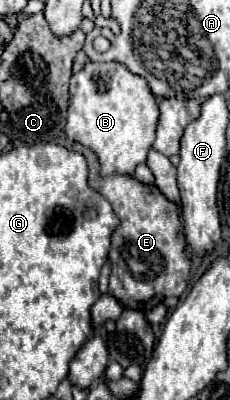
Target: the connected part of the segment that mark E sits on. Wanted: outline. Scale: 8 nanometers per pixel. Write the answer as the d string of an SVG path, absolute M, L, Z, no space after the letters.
M73 143L73 151L85 155L89 167L89 187L103 195L119 217L119 227L111 235L111 275L109 293L121 301L121 305L137 311L149 311L165 297L181 297L187 287L187 271L191 267L185 255L183 237L179 237L179 207L169 201L155 185L143 185L129 175L99 177L97 157L83 145Z

